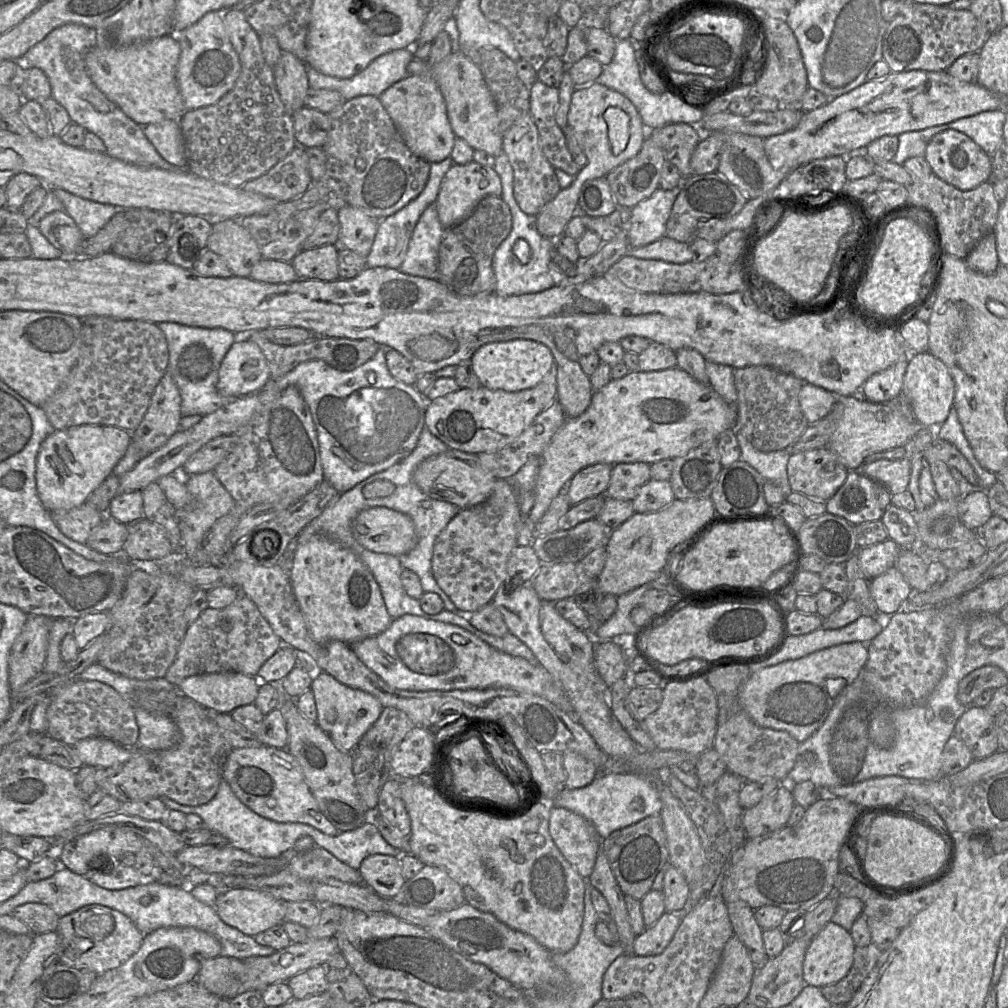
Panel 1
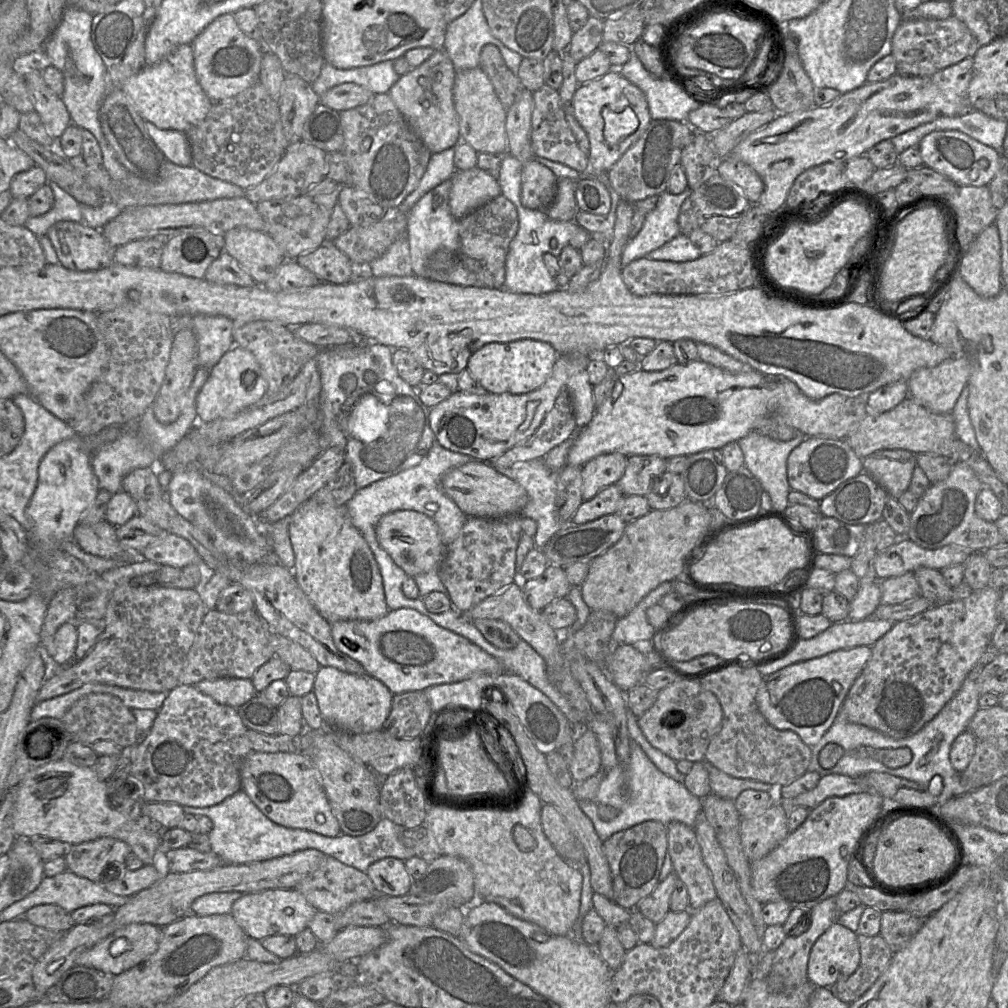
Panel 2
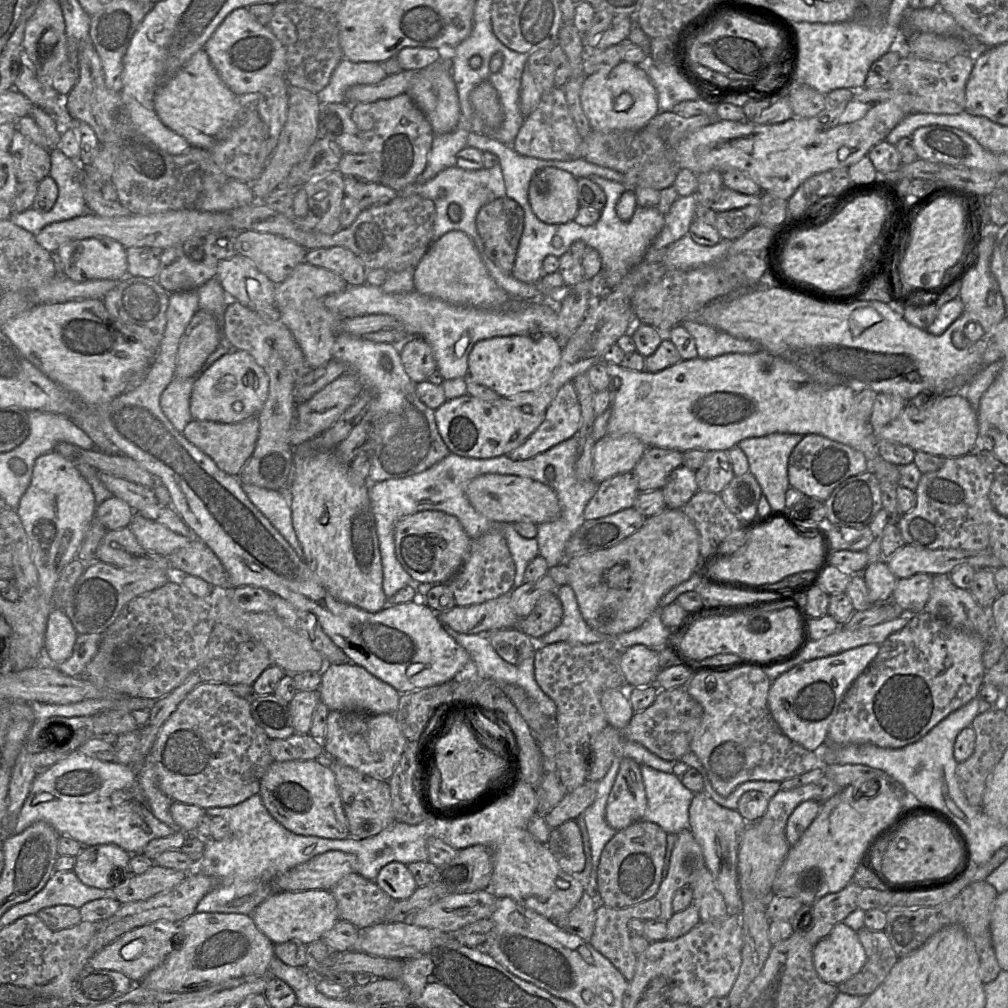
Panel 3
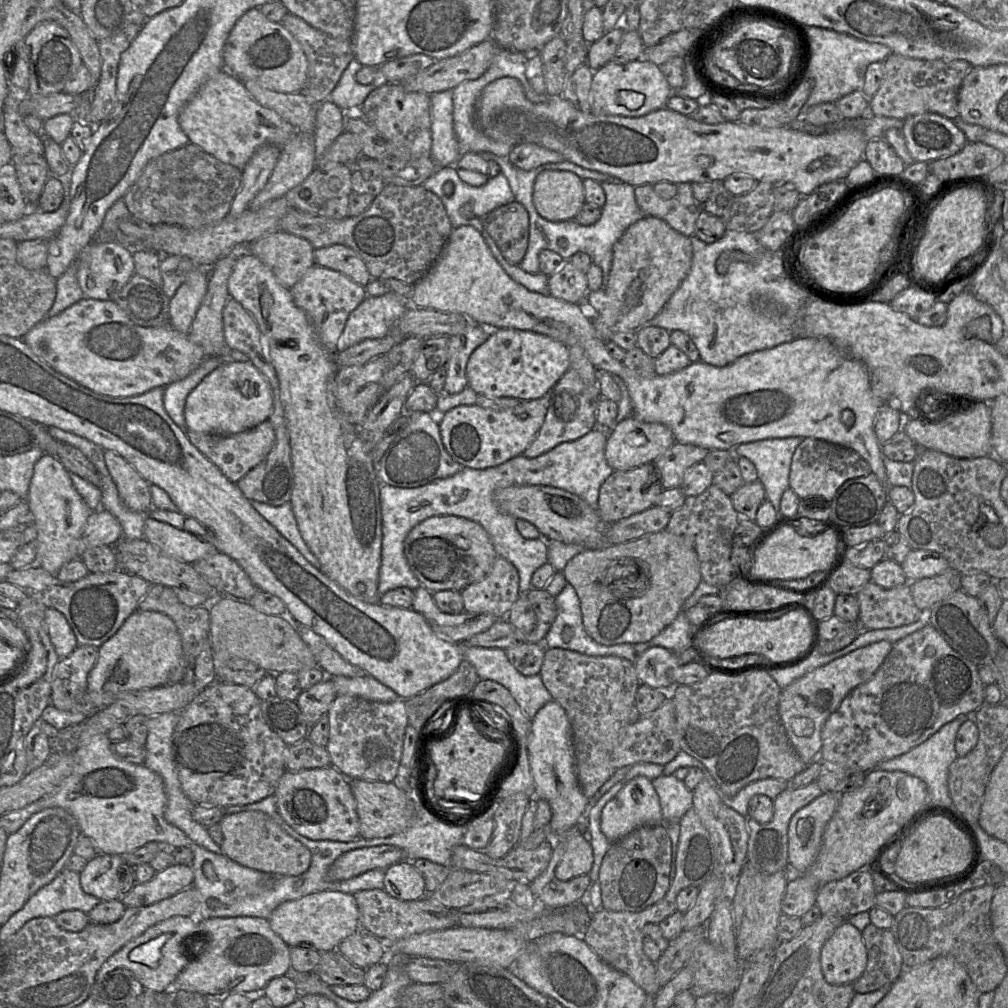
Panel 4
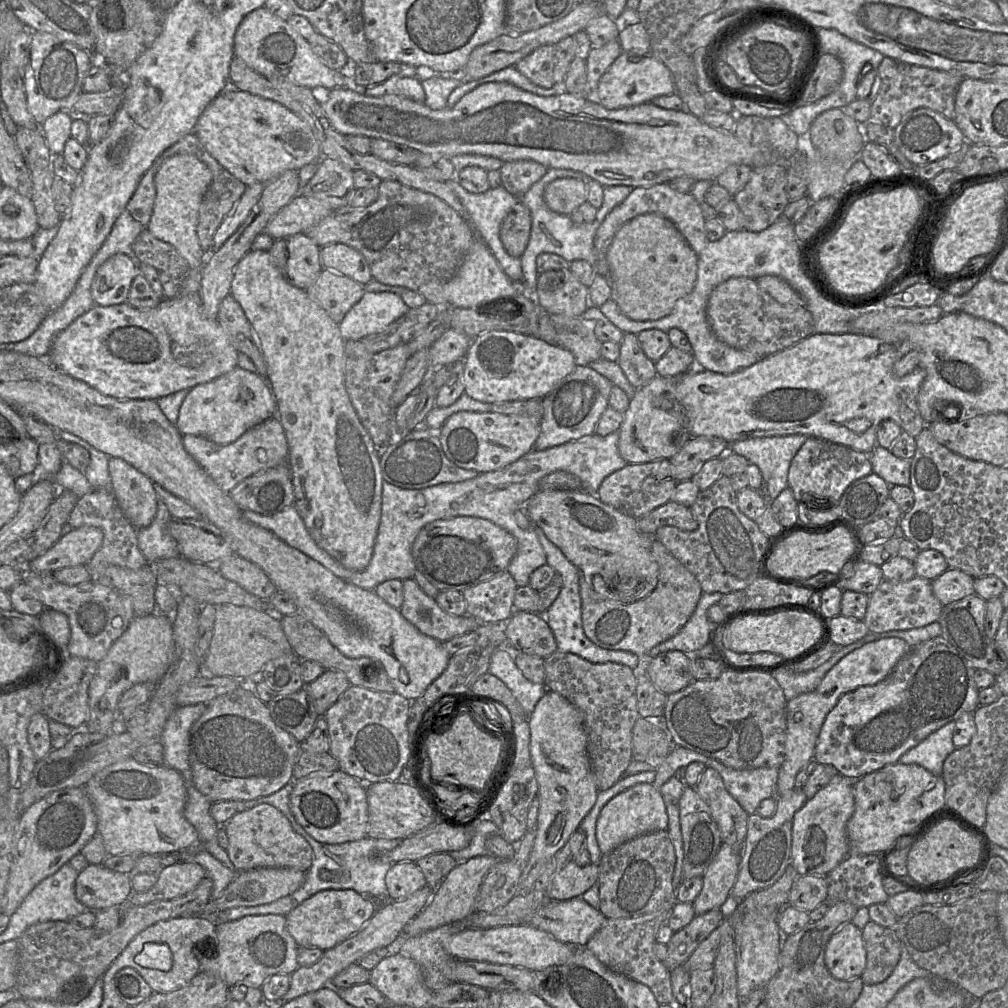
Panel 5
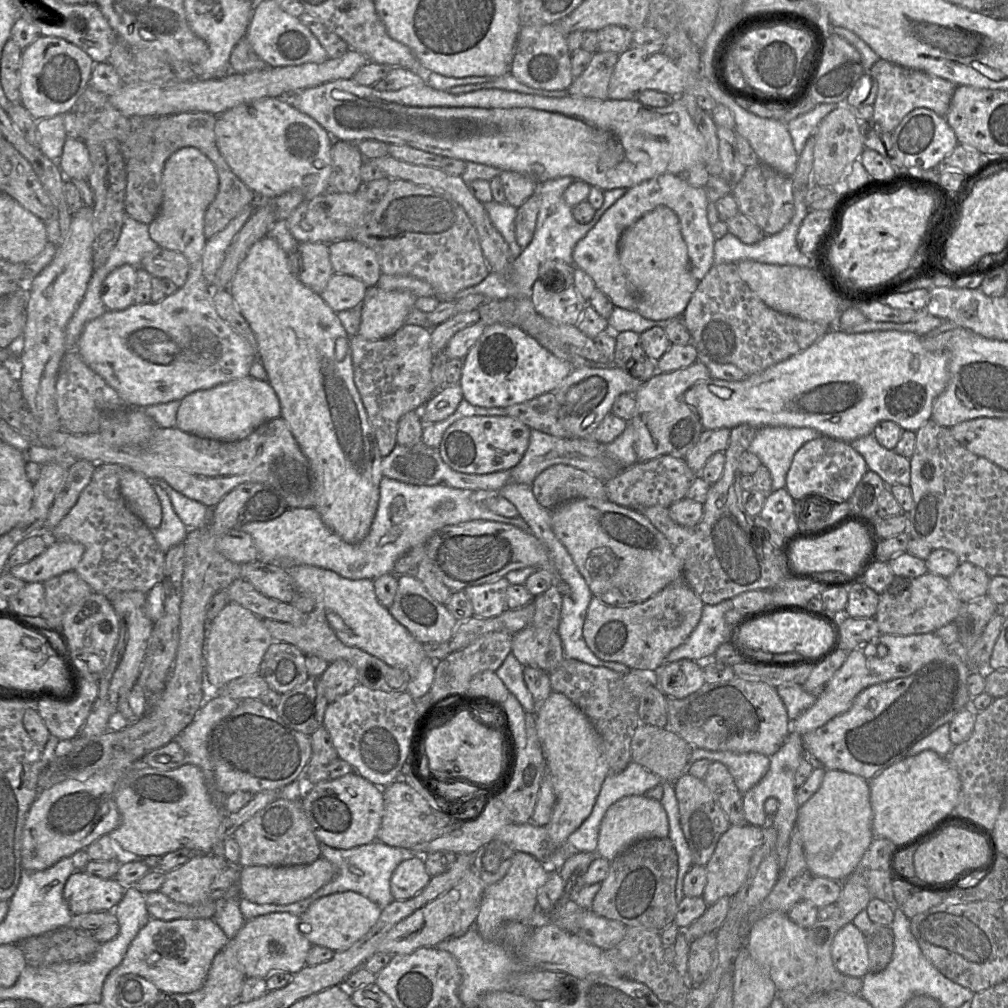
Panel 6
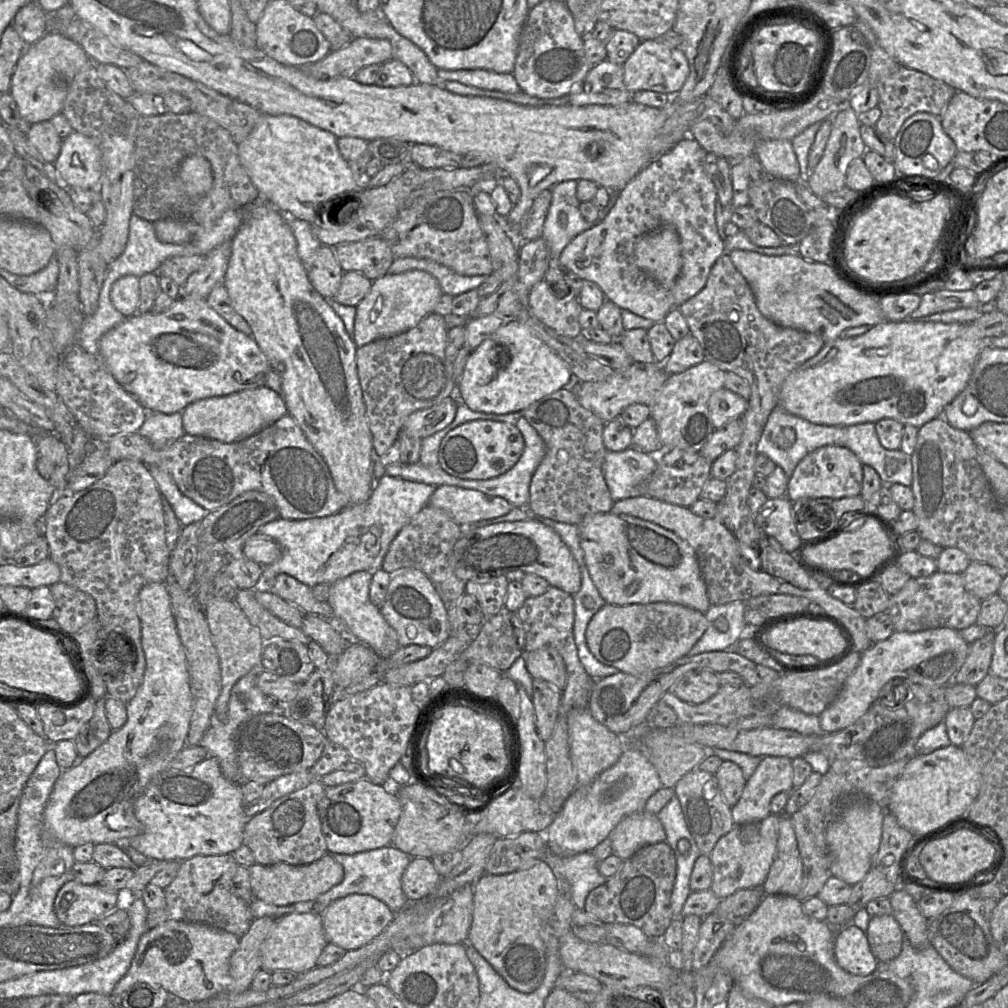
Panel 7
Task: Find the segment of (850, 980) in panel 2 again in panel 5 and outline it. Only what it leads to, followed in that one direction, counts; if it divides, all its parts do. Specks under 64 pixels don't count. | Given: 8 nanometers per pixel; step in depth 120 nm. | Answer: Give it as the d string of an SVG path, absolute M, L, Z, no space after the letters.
M870 920L862 929L866 949L866 968L861 979L866 985L885 981L897 966L901 942L894 928L886 928Z

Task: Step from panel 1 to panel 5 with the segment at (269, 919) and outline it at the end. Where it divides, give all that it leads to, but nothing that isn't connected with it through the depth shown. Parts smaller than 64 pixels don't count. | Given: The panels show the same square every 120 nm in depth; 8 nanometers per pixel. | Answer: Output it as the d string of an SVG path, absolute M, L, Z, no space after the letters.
M352 889L323 890L291 910L286 915L286 927L299 947L317 947L326 951L360 931L382 902Z

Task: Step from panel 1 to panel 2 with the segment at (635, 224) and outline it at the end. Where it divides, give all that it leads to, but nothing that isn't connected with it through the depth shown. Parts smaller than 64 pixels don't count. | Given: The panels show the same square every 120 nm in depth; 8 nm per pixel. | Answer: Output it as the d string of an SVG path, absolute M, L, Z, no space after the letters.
M687 187L681 194L673 195L665 191L659 195L655 209L646 214L639 233L625 245L621 255L622 268L634 260L644 258L681 234L679 211L691 192Z

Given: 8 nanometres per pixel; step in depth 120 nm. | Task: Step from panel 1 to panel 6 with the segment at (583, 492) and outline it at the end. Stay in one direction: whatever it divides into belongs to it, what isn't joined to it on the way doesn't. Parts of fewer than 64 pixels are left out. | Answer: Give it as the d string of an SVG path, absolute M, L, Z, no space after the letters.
M700 361L671 372L656 372L633 394L636 410L629 422L635 431L635 452L638 462L645 462L662 455L684 458L697 443L705 430L694 407L684 400L685 392L699 381L711 378L709 370Z

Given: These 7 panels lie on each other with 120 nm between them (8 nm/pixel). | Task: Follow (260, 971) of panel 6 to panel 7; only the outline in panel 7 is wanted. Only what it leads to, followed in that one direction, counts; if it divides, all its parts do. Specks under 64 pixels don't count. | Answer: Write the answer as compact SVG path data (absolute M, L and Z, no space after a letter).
M289 913L276 918L275 925L261 946L262 969L273 972L290 970L303 974L317 966L317 960L328 940L325 935L321 914Z

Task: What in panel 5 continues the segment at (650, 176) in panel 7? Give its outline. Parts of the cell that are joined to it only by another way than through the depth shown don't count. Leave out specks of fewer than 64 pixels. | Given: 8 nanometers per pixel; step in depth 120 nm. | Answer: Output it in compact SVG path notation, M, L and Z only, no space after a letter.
M668 183L657 184L651 187L636 187L628 197L614 207L600 224L594 237L594 248L598 255L598 261L595 272L608 277L606 253L619 228L626 222L638 215L646 213L656 213L669 219L685 240L699 255L706 247L708 241L705 221L700 207L700 203L690 193L681 193L670 187Z

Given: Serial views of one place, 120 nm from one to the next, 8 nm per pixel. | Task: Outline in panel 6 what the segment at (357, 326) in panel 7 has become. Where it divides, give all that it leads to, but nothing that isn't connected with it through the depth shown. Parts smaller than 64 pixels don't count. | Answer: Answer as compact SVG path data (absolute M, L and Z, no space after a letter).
M376 286L367 287L365 298L360 308L358 333L366 340L379 340L396 333L406 323L406 317L414 307L416 296L408 291L385 291Z

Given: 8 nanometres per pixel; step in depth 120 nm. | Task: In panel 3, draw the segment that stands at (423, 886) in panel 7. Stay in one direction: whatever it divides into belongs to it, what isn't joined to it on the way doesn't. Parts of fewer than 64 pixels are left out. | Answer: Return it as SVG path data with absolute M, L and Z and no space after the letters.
M397 861L385 865L378 873L375 882L394 900L407 899L418 888L407 865Z

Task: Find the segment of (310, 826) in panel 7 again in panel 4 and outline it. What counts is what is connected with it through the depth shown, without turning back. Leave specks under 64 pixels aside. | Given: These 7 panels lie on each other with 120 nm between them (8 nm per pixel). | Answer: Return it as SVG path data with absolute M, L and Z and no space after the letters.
M261 811L226 814L219 825L223 832L222 853L242 866L275 876L300 875L310 867L310 850Z

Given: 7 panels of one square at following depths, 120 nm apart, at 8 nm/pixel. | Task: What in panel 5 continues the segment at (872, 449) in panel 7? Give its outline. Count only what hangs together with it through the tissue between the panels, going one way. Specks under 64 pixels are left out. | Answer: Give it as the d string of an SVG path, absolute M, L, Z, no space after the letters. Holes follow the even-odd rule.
M804 434L752 437L740 439L730 444L730 451L742 455L760 469L763 483L756 491L758 491L758 494L765 501L766 505L770 505L781 491L788 487L788 470L790 463L807 438L808 436ZM876 445L869 454L872 472L880 476L888 485L910 487L911 459L895 456L889 449Z

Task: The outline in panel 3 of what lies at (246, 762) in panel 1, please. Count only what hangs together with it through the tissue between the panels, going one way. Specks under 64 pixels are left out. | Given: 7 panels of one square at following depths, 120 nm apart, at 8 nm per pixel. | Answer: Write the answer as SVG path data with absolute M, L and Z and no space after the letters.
M328 758L308 761L274 761L261 779L259 795L269 813L289 831L297 835L343 840L350 836L349 824L343 809L335 774L327 762Z

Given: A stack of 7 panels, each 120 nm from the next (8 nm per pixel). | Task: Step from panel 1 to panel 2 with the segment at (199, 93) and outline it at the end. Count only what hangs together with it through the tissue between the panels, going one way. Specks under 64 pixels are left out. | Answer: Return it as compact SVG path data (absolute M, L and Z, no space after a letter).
M233 13L215 18L191 45L199 84L213 102L232 98L259 80L264 48L240 30Z

